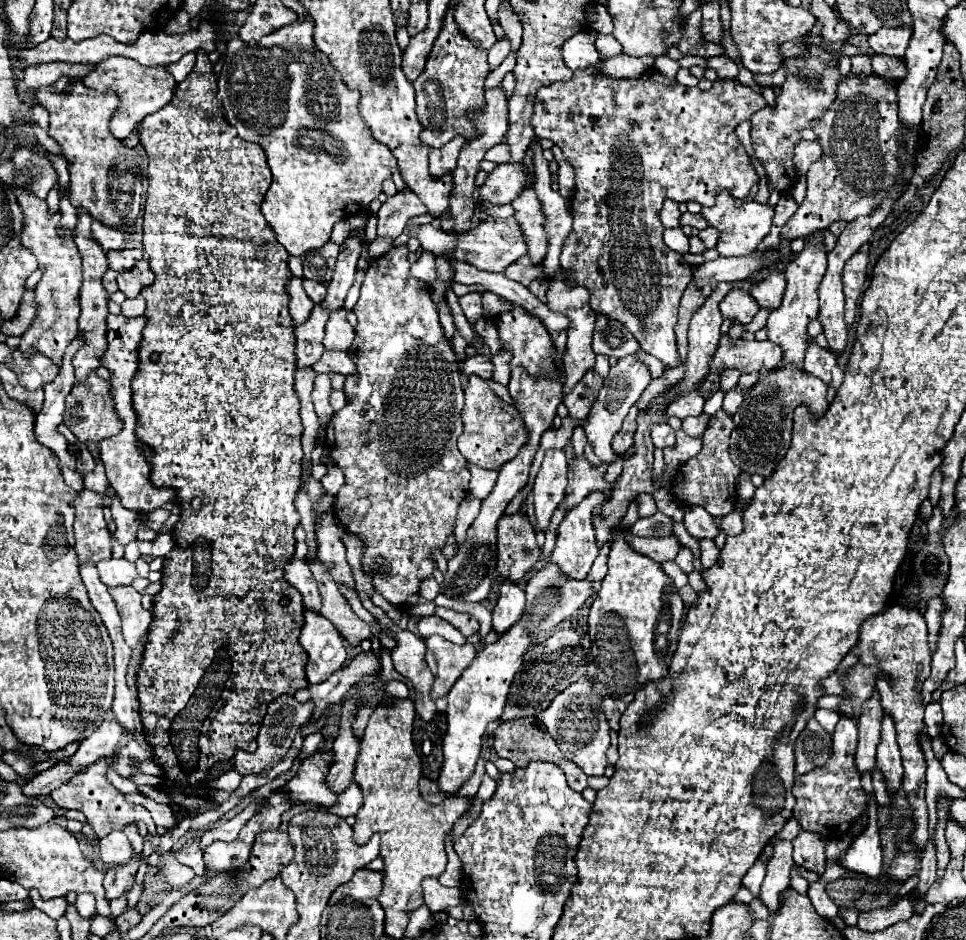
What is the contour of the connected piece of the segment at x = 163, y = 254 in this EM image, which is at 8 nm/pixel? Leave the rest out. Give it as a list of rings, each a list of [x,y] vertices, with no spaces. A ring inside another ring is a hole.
[[[197,49],[197,63],[193,71],[187,75],[185,81],[177,83],[173,99],[159,111],[147,115],[139,123],[139,141],[149,155],[147,167],[147,203],[145,203],[145,223],[143,223],[143,251],[149,255],[149,267],[155,273],[155,283],[143,289],[143,297],[147,301],[145,317],[147,325],[143,329],[143,341],[139,343],[139,369],[131,381],[133,391],[133,409],[139,415],[135,435],[137,439],[151,449],[149,465],[151,465],[151,483],[153,487],[167,487],[177,489],[175,501],[181,505],[181,519],[173,527],[175,547],[169,555],[165,555],[163,563],[163,579],[161,591],[153,595],[153,623],[147,633],[147,645],[143,651],[143,661],[137,671],[137,693],[139,693],[139,715],[143,721],[143,733],[147,743],[153,747],[153,759],[163,769],[163,777],[167,783],[159,785],[159,791],[165,793],[179,793],[189,789],[207,789],[207,783],[213,779],[209,771],[219,763],[231,763],[235,751],[243,749],[253,753],[257,749],[257,733],[259,725],[265,717],[267,705],[281,695],[293,695],[297,689],[307,687],[307,679],[303,673],[303,665],[307,663],[307,655],[299,645],[299,633],[305,623],[303,619],[303,601],[291,585],[287,585],[283,573],[285,565],[291,561],[295,553],[295,539],[293,531],[299,525],[299,513],[295,513],[295,495],[301,485],[301,435],[303,425],[299,417],[299,397],[293,389],[293,375],[295,375],[295,335],[293,335],[293,321],[287,309],[289,295],[287,283],[291,279],[291,271],[287,267],[289,253],[275,241],[271,229],[267,229],[267,221],[261,215],[263,195],[269,189],[271,173],[267,169],[265,151],[261,145],[241,141],[225,119],[225,111],[221,101],[217,99],[217,77],[213,73],[213,65],[203,49]],[[257,247],[265,247],[267,255],[263,259],[257,257]],[[199,499],[199,511],[193,509],[191,501]]]

